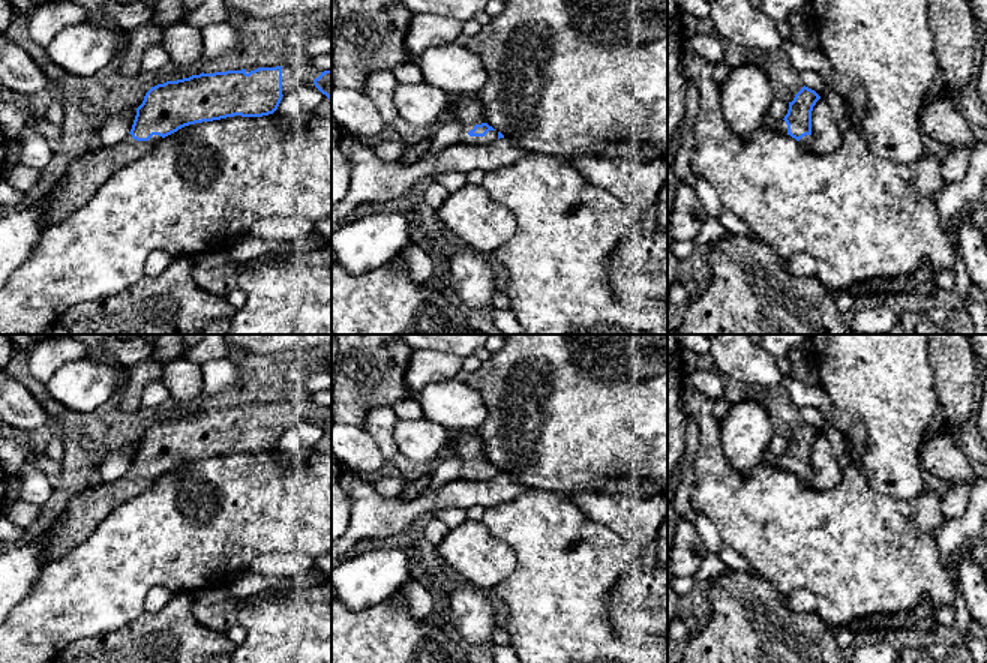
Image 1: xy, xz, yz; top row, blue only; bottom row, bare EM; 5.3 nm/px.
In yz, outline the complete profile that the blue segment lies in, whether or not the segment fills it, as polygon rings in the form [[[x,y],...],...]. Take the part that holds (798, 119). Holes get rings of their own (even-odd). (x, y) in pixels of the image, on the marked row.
[[[804,86],[789,102],[784,118],[776,124],[780,134],[795,138],[806,152],[813,152],[812,111],[819,99],[820,96],[814,90]]]

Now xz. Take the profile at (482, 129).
[[[452,96],[450,106],[444,116],[447,120],[458,120],[462,124],[460,142],[470,146],[484,146],[504,138],[484,122],[483,108],[476,96]]]

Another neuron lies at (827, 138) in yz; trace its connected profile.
[[[819,99],[812,111],[813,152],[819,154],[834,153],[842,144],[842,134],[832,120],[832,112],[825,99]]]

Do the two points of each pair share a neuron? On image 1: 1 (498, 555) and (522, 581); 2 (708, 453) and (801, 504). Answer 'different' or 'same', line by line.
1: different
2: same

